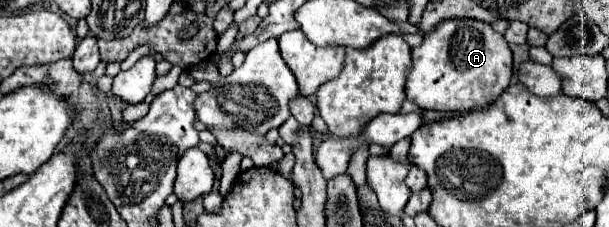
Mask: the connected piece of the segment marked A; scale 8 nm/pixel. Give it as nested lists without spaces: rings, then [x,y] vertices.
[[[442,21],[424,35],[418,47],[412,47],[412,69],[406,81],[406,99],[416,103],[420,109],[432,109],[440,113],[456,113],[484,107],[500,97],[500,93],[510,85],[512,77],[512,51],[504,35],[496,33],[492,25],[484,21]]]

